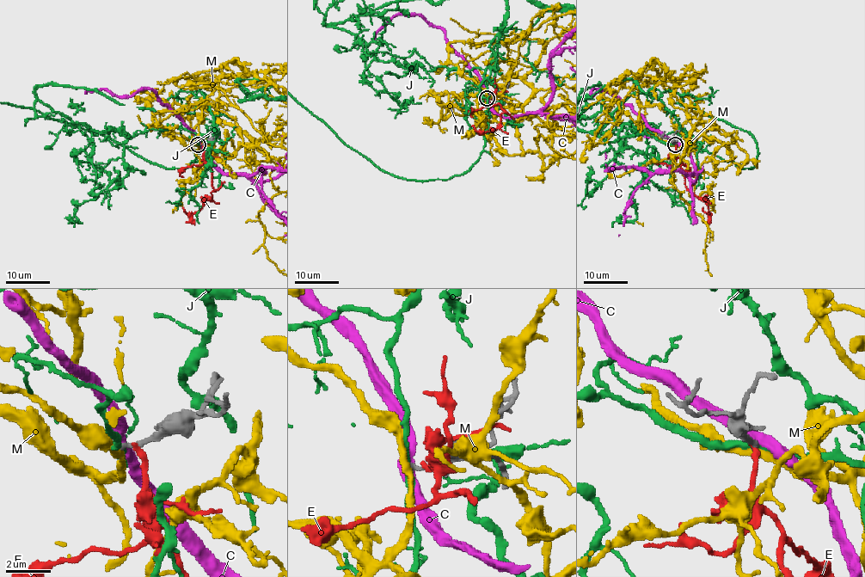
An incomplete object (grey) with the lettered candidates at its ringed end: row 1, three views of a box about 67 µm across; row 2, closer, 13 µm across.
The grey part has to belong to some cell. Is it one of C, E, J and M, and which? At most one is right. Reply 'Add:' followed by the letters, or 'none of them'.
Add: none of them

